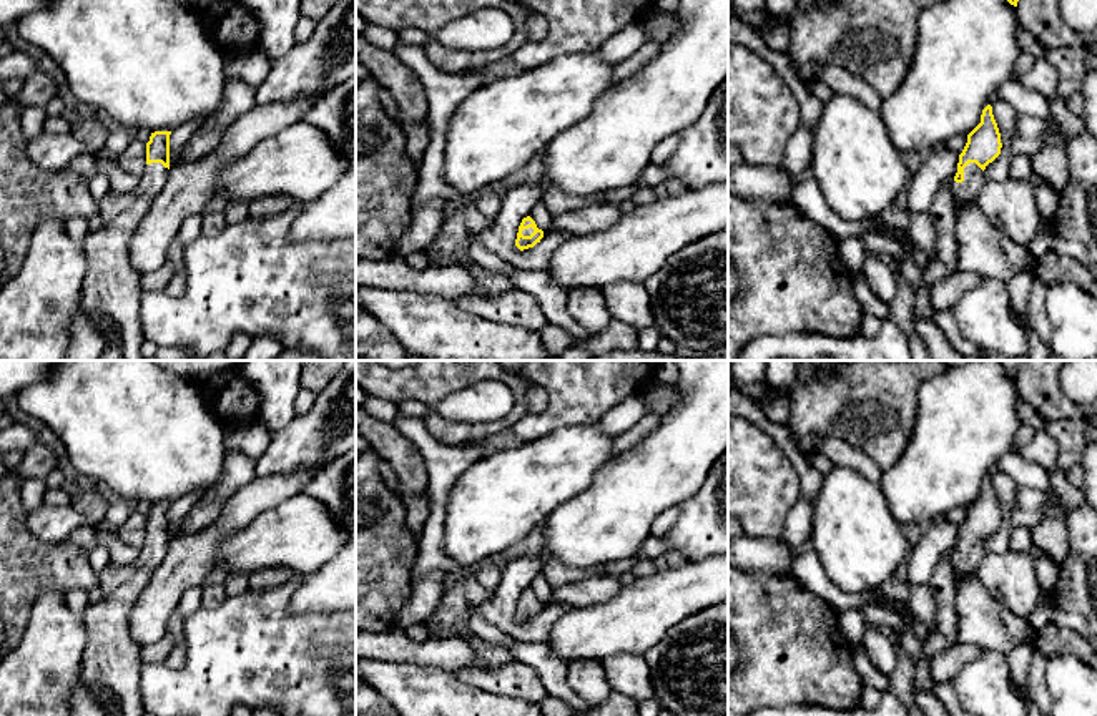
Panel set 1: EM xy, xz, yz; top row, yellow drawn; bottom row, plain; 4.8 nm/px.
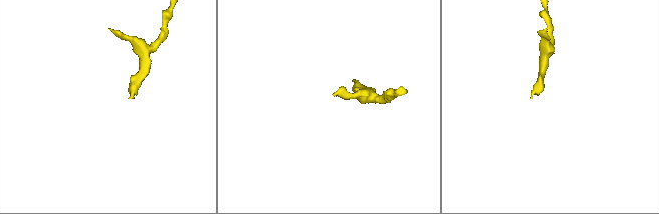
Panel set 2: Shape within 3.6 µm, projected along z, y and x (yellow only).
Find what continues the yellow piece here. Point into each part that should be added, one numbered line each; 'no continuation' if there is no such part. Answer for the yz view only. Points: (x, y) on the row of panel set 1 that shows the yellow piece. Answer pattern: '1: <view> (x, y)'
1: yz (966, 191)

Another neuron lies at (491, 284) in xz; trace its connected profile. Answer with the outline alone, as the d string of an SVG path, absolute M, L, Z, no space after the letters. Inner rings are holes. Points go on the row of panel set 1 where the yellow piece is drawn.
M449 248L449 251L452 253L454 261L467 269L469 274L479 282L479 291L482 297L499 297L514 289L514 284L509 277L485 271L477 262L469 259L462 251L454 251L452 248Z

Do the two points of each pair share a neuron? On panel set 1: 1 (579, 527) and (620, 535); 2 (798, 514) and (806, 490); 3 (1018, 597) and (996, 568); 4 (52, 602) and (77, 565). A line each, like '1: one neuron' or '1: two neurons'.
1: one neuron
2: one neuron
3: one neuron
4: two neurons

